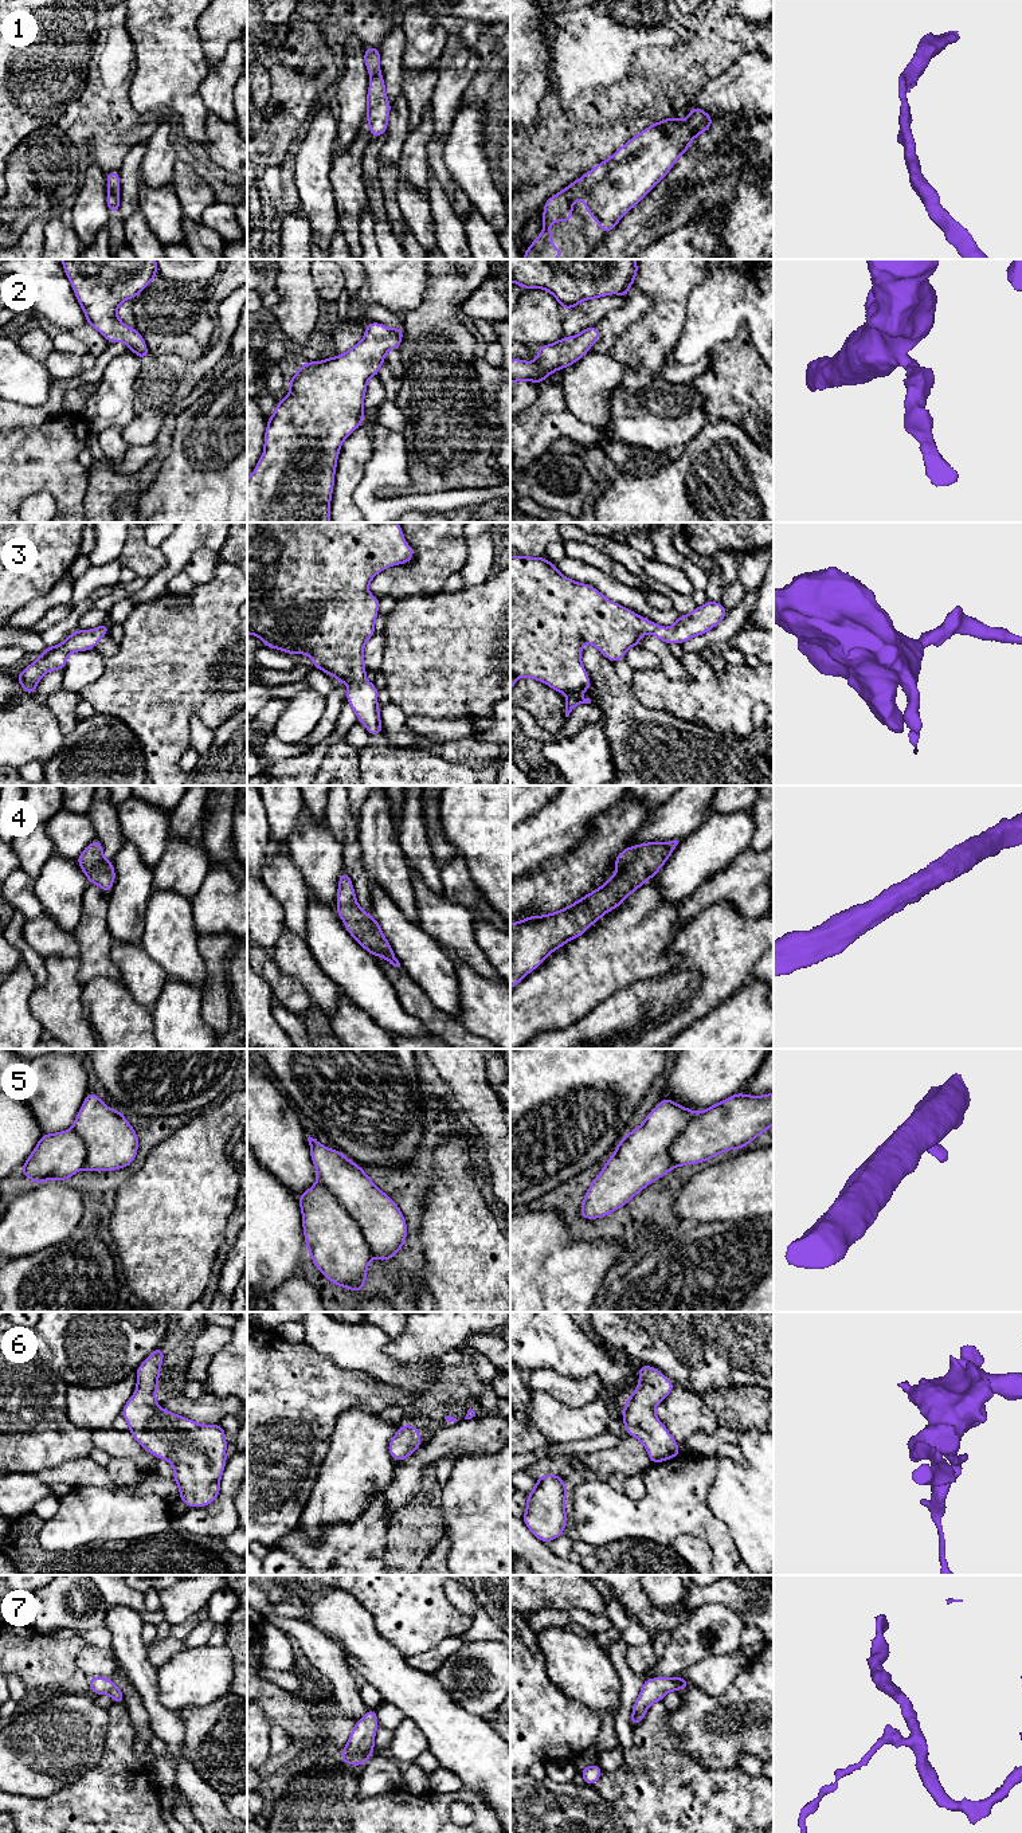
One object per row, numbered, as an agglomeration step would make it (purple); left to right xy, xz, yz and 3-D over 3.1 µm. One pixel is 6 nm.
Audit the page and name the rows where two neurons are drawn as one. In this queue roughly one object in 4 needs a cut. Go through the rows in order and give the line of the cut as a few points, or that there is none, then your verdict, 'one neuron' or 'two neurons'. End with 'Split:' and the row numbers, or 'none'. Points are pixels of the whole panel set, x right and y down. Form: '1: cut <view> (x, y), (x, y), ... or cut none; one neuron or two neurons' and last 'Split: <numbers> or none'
1: cut none; one neuron
2: cut none; one neuron
3: cut none; one neuron
4: cut none; one neuron
5: cut xz (317, 1181), (359, 1226), (372, 1253); two neurons
6: cut none; one neuron
7: cut none; one neuron
Split: 5

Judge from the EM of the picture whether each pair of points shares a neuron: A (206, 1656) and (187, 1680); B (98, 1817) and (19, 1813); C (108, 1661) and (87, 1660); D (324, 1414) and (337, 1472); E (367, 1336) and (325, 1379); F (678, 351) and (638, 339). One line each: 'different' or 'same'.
A: same
B: same
C: same
D: different
E: different
F: different

